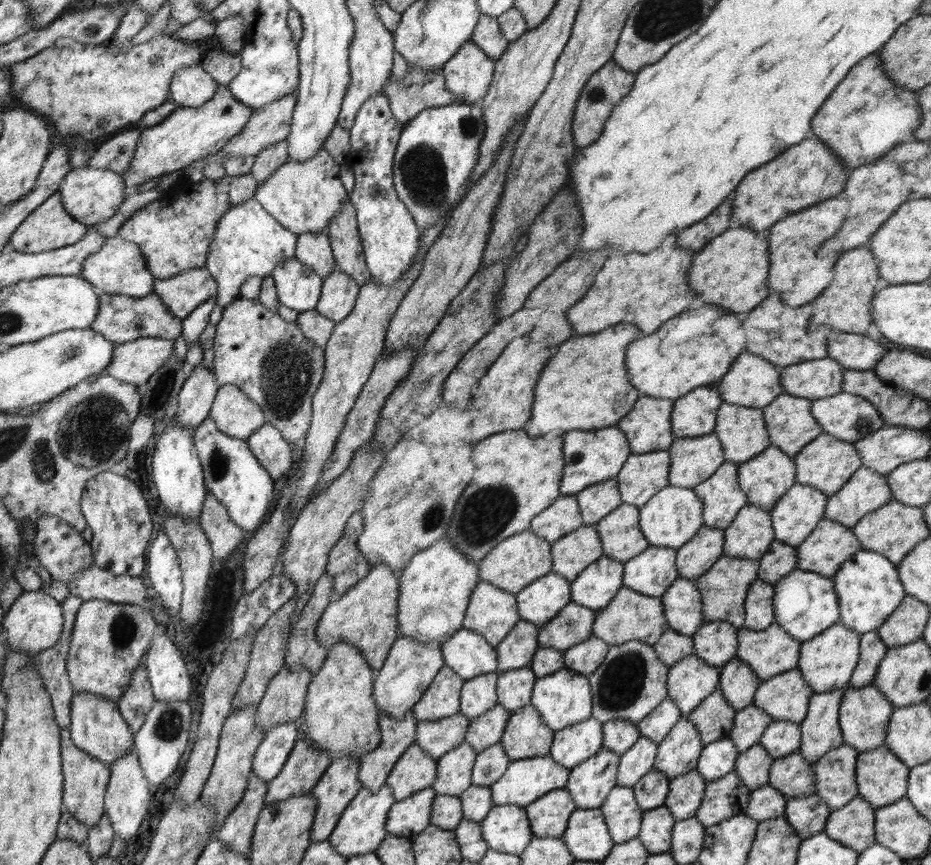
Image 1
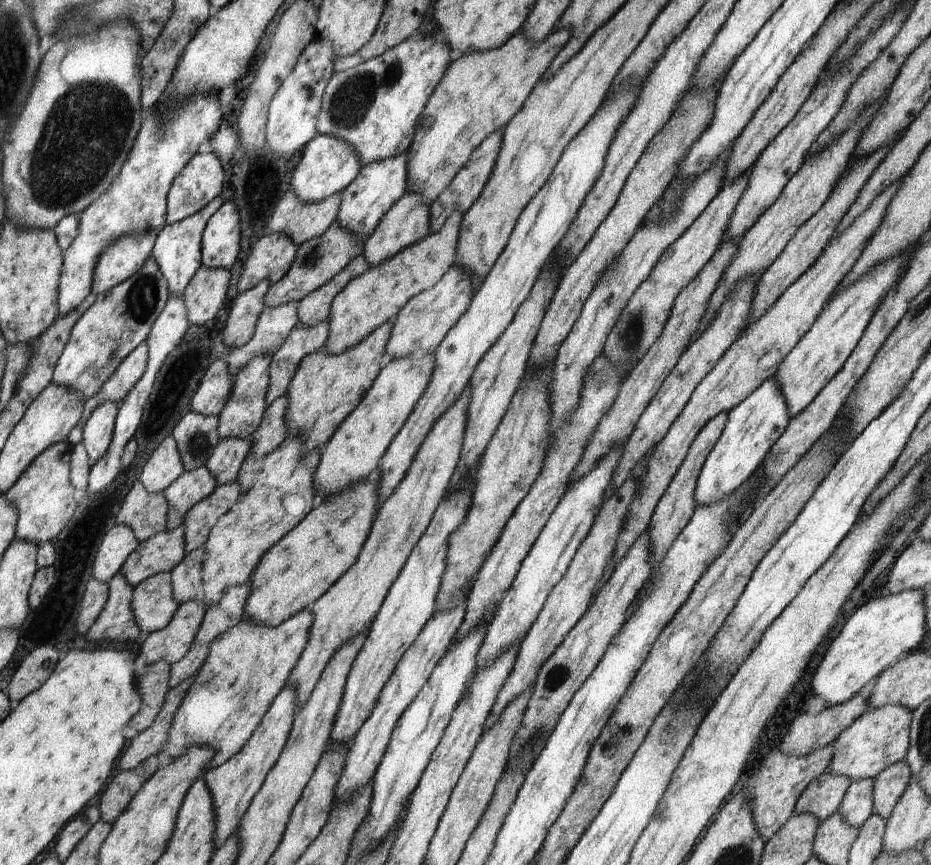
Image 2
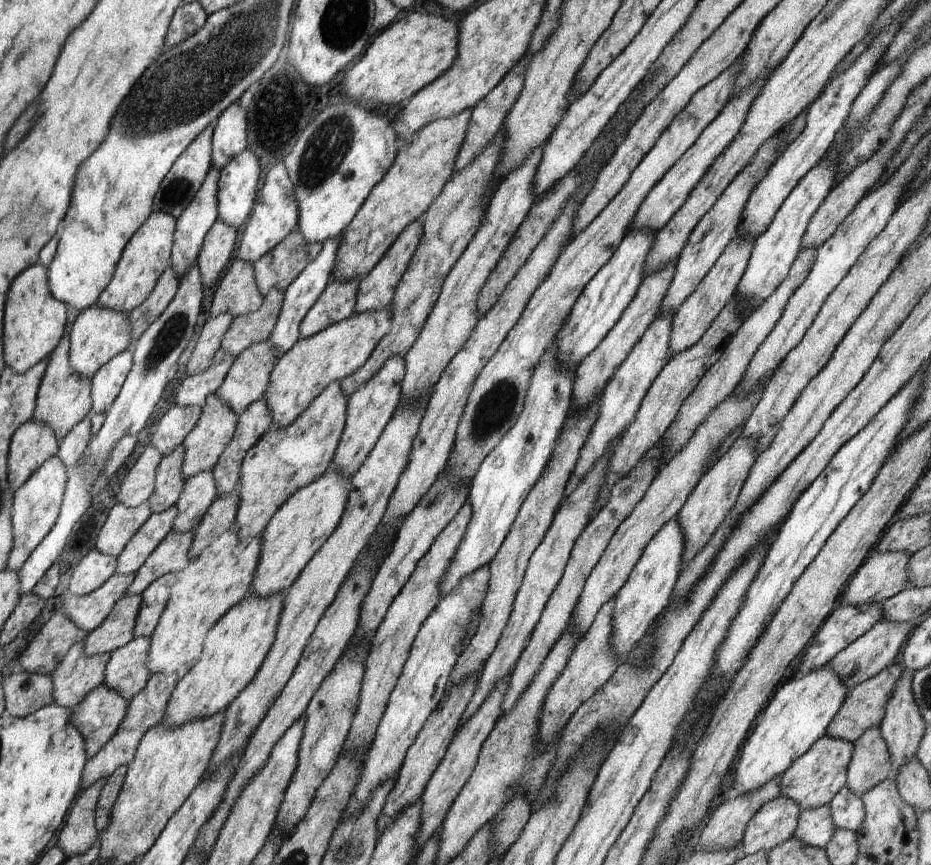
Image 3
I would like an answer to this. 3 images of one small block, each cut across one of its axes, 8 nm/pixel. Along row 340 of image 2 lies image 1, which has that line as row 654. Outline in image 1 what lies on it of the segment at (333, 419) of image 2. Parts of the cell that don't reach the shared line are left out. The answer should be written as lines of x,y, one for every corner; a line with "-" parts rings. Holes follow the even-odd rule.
386,564
371,567
365,578
348,589
338,600
332,601
324,610
316,627
317,641
324,648
331,648
338,642
347,642
362,653
371,670
379,671
393,642
400,636
397,632
399,593
400,576

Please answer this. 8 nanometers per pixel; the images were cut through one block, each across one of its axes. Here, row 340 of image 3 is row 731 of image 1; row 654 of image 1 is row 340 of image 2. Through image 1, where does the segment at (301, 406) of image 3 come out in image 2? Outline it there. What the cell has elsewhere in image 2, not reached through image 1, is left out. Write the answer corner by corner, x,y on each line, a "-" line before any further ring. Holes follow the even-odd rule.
454,211
438,232
431,233
417,243
400,251
390,260
370,267
352,279
330,304
328,314
328,340
326,350
331,355
342,354
346,349
360,344
379,326
395,317
400,309
418,293
432,288
455,264
458,235
462,213

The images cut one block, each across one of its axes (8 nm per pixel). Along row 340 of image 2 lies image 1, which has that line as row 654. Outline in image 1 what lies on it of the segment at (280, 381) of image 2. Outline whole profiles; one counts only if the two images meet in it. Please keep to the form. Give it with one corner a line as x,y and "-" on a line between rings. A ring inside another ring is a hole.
324,574
320,580
318,580
318,584
316,584
314,592
311,593
306,607
302,610
299,620
296,621
291,628
285,654
285,666
287,670
300,670
305,666
305,668
310,671
312,677
318,674
319,668
326,661
329,648
324,648
317,641
316,627
318,627
318,622
320,622
324,610
332,601
338,600
340,597
341,595
336,594
336,591
334,591
334,579
332,579
330,575

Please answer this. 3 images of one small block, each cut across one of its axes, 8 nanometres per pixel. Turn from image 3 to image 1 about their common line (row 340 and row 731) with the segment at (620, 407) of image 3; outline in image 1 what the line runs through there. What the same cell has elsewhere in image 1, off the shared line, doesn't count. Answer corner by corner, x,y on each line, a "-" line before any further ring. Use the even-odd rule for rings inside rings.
666,697
648,716
645,716
636,725
642,737
659,744
666,738
670,729
681,716
679,706
676,706
673,700

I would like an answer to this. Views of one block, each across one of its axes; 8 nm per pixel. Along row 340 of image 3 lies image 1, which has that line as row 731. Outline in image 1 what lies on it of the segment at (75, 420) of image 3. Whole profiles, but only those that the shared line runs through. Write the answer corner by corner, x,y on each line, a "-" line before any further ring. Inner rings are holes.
67,728
60,729
61,757
63,780
62,806
68,810
78,822
85,827
94,828
100,822
100,817
105,813
104,797
110,778
109,768
101,760
87,755
78,748
71,739
71,732

